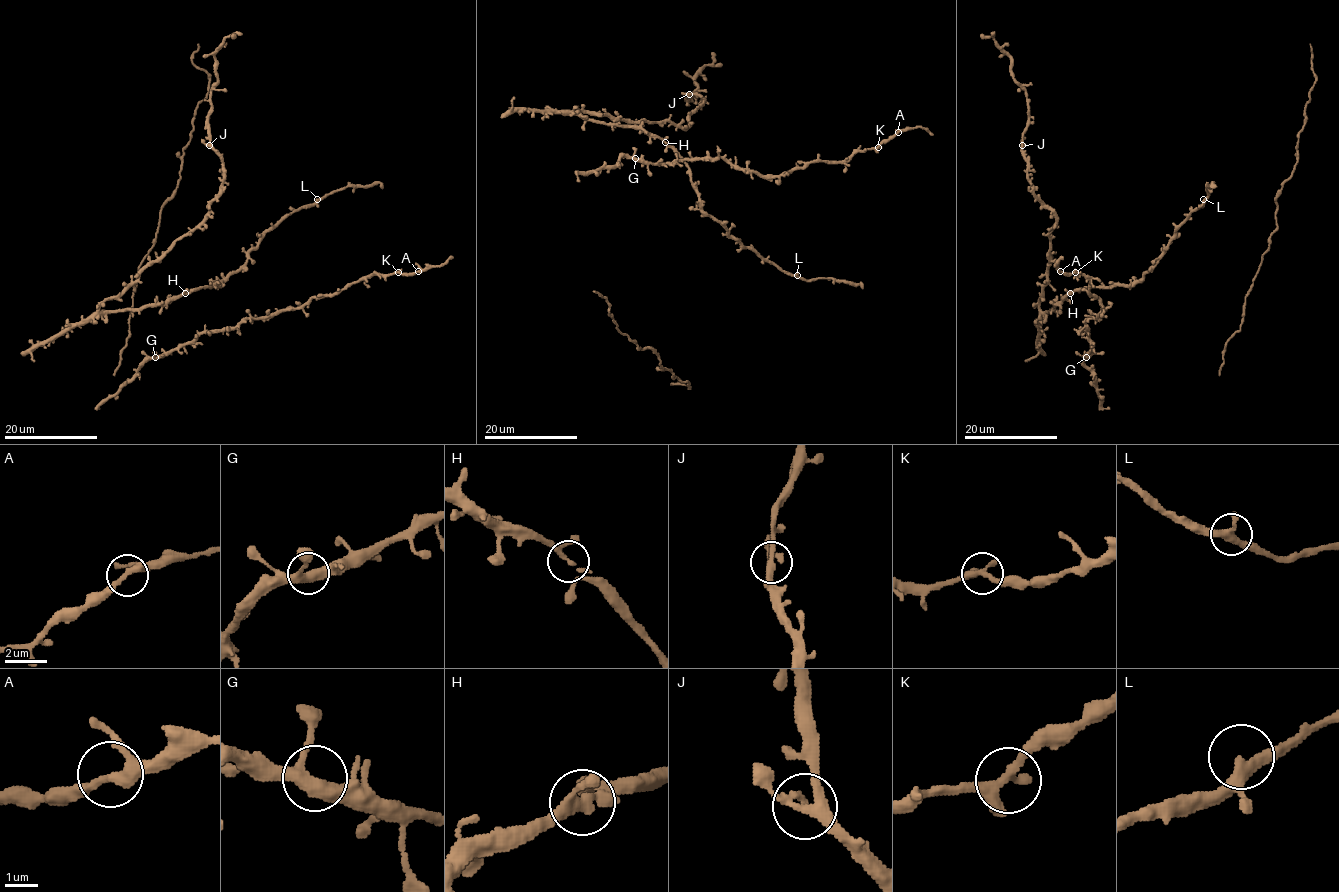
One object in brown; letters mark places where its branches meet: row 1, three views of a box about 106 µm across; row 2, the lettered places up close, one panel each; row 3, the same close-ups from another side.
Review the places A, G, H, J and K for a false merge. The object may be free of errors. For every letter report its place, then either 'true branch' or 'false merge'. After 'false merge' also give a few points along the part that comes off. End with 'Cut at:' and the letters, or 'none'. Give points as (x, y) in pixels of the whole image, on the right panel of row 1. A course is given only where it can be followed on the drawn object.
A: at (1060, 271); true branch
G: at (1086, 357); true branch
H: at (1070, 293); true branch
J: at (1022, 145); true branch
K: at (1075, 272); true branch
Cut at: none

